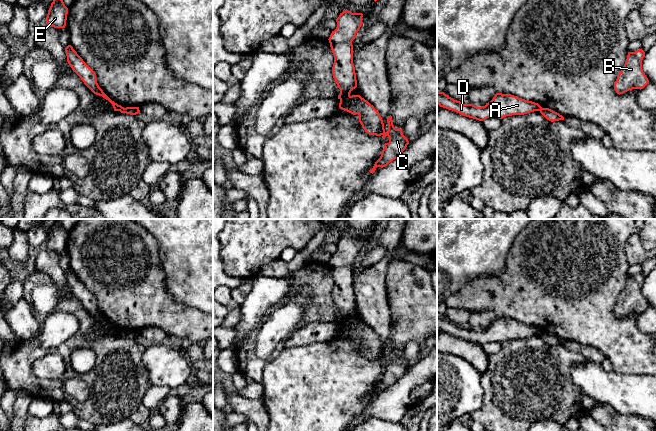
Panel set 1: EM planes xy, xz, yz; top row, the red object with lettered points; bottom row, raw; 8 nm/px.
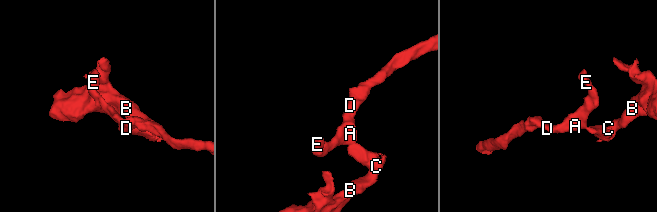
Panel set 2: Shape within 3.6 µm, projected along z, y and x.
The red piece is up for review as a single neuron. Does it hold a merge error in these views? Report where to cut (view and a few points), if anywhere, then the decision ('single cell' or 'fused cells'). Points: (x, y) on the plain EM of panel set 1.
xz (349, 319), (340, 324) | fused cells

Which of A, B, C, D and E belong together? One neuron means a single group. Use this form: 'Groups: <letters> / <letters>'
Groups: A D E / B C

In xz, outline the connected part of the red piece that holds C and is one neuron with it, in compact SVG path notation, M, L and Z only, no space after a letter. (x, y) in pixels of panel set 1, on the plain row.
M352 319L340 324L339 332L353 339L359 339L359 346L366 357L370 359L388 360L389 366L384 368L380 382L375 386L370 397L374 397L377 391L385 391L395 384L409 368L408 363L403 359L402 353L396 353L393 349L392 340L387 343L388 355L384 353L384 347L379 336L367 324L360 319Z

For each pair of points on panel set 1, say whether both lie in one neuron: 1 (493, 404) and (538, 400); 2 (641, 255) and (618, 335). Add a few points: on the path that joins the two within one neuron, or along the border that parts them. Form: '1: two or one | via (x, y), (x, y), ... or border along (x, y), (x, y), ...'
1: one | via (504, 404), (510, 404), (514, 400), (527, 400)
2: two | border along (626, 240), (625, 254), (629, 265)

